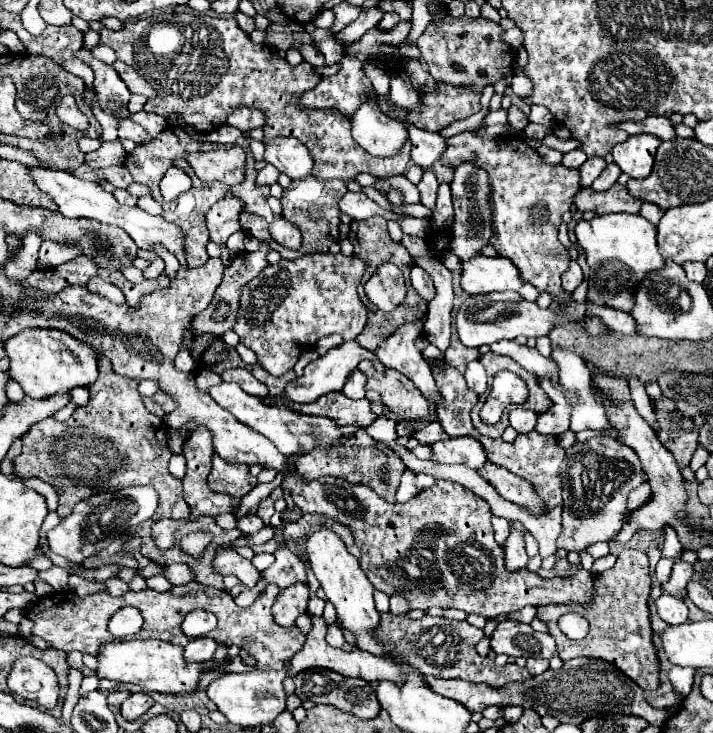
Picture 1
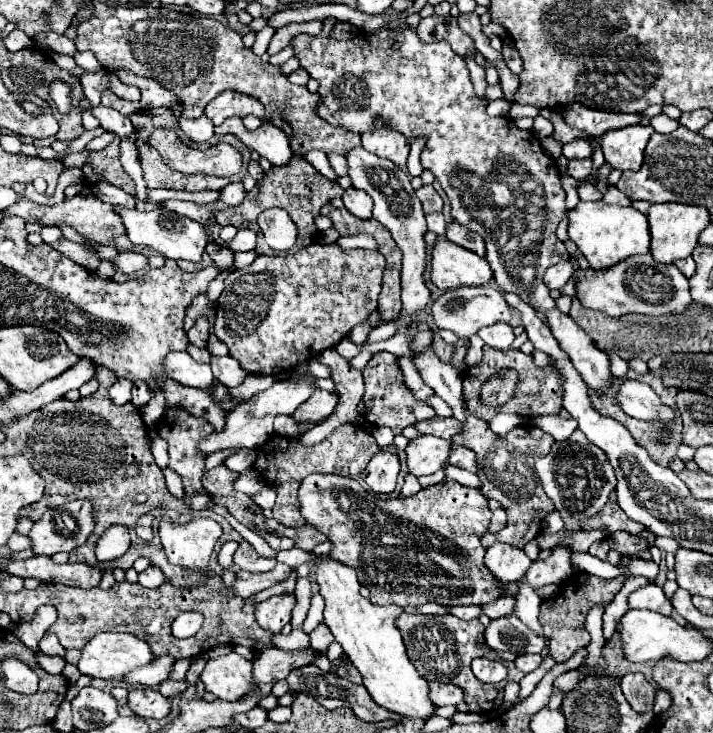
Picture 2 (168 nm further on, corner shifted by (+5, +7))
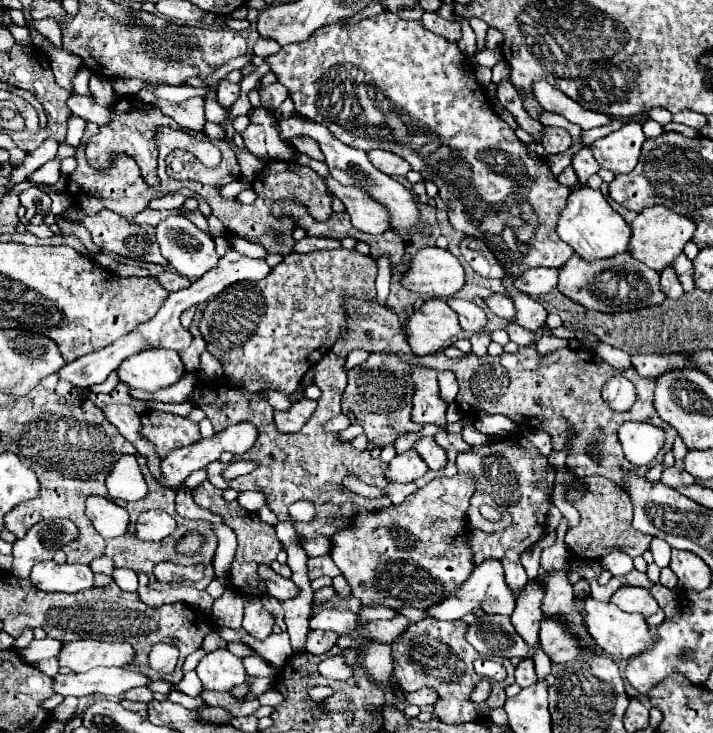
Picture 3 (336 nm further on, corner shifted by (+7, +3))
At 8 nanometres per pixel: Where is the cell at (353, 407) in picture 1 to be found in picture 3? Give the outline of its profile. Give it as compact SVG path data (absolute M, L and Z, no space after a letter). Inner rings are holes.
M303 397L299 401L295 401L287 411L275 411L273 423L275 423L277 431L281 431L281 433L297 433L305 425L305 421L311 417L315 407L317 407L315 401Z

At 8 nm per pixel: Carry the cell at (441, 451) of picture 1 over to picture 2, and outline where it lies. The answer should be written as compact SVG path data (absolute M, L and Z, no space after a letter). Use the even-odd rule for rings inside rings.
M421 435L413 439L405 449L409 473L421 477L439 471L451 455L451 445L451 441L435 435Z

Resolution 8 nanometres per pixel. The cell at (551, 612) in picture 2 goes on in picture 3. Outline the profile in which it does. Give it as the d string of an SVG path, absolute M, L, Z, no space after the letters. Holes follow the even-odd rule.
M557 619L541 621L541 647L547 657L557 665L565 665L581 653L577 639Z

